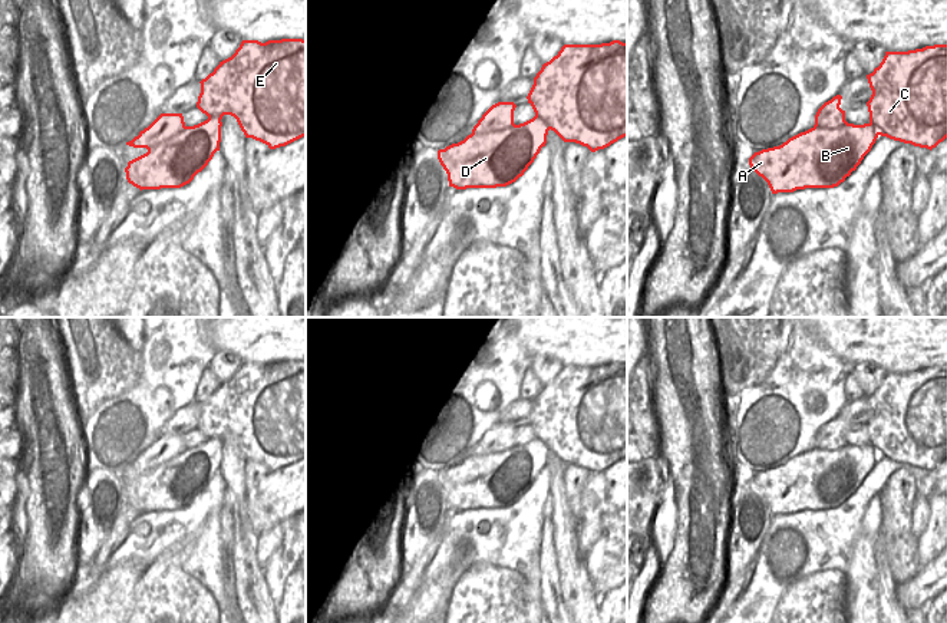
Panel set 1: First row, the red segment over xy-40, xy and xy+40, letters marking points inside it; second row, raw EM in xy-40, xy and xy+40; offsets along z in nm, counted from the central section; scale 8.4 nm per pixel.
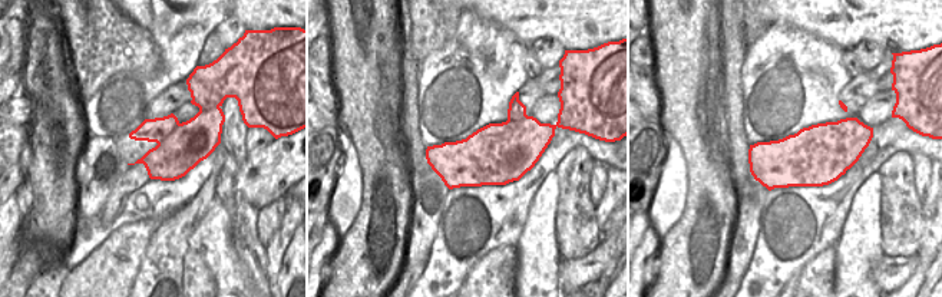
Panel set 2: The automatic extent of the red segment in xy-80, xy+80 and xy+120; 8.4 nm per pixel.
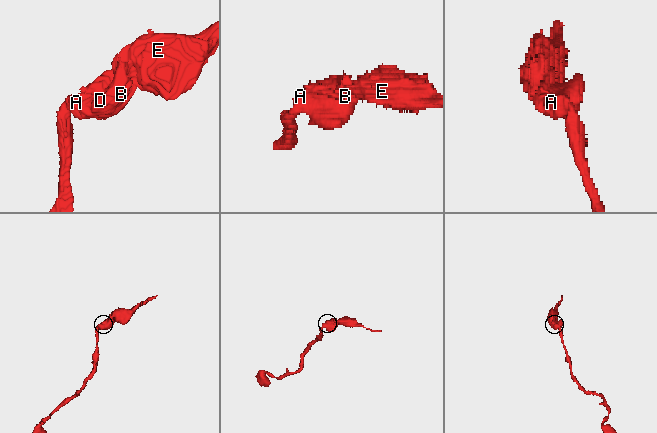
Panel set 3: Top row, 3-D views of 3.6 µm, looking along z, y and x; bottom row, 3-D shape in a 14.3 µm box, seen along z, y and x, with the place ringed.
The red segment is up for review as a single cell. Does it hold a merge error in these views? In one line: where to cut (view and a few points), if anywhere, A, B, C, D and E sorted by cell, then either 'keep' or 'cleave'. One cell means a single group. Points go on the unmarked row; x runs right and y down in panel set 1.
cut xy (535, 399), (547, 402), (547, 447), (550, 450); groups A B D / C E; cleave

